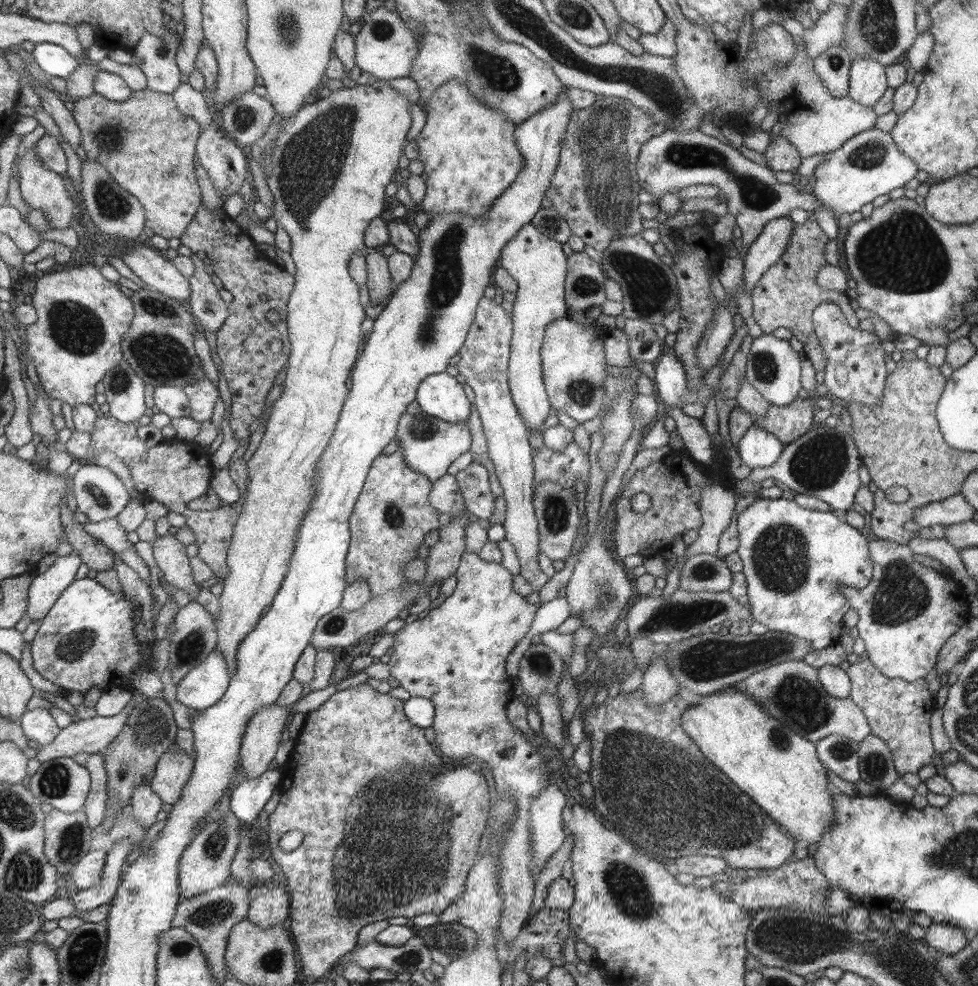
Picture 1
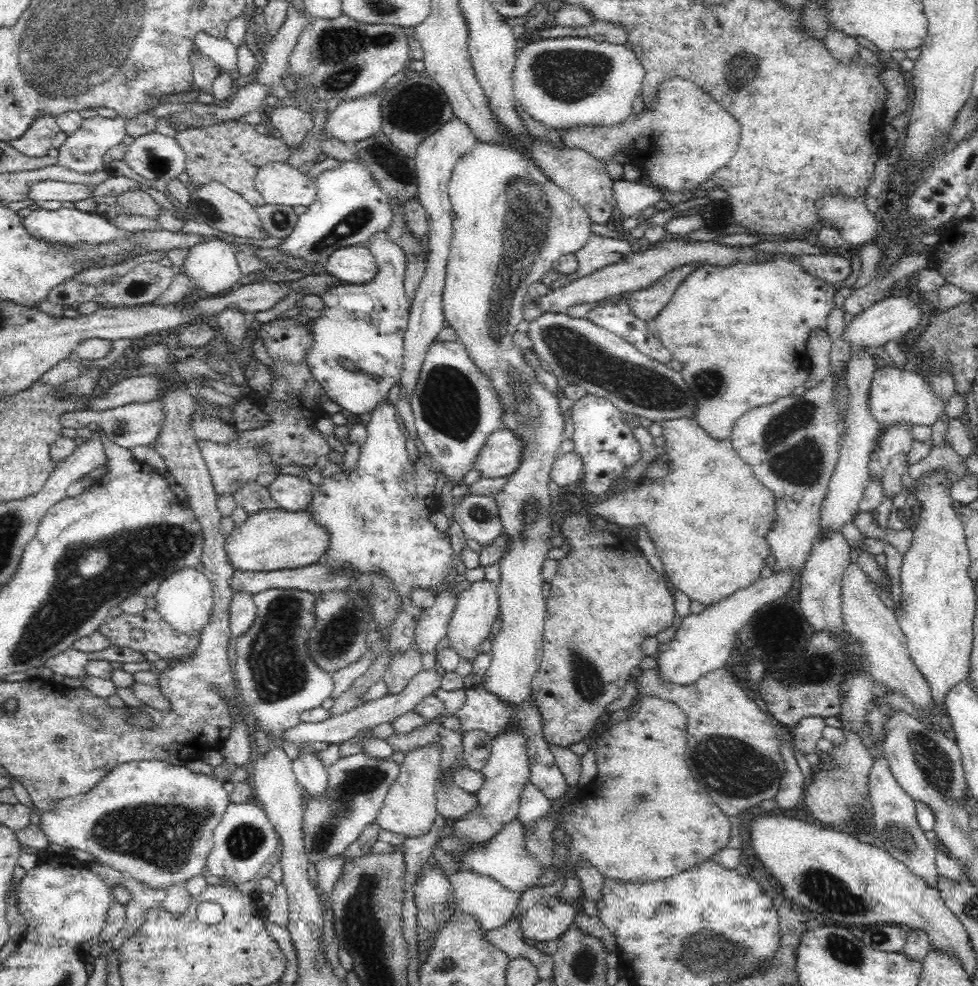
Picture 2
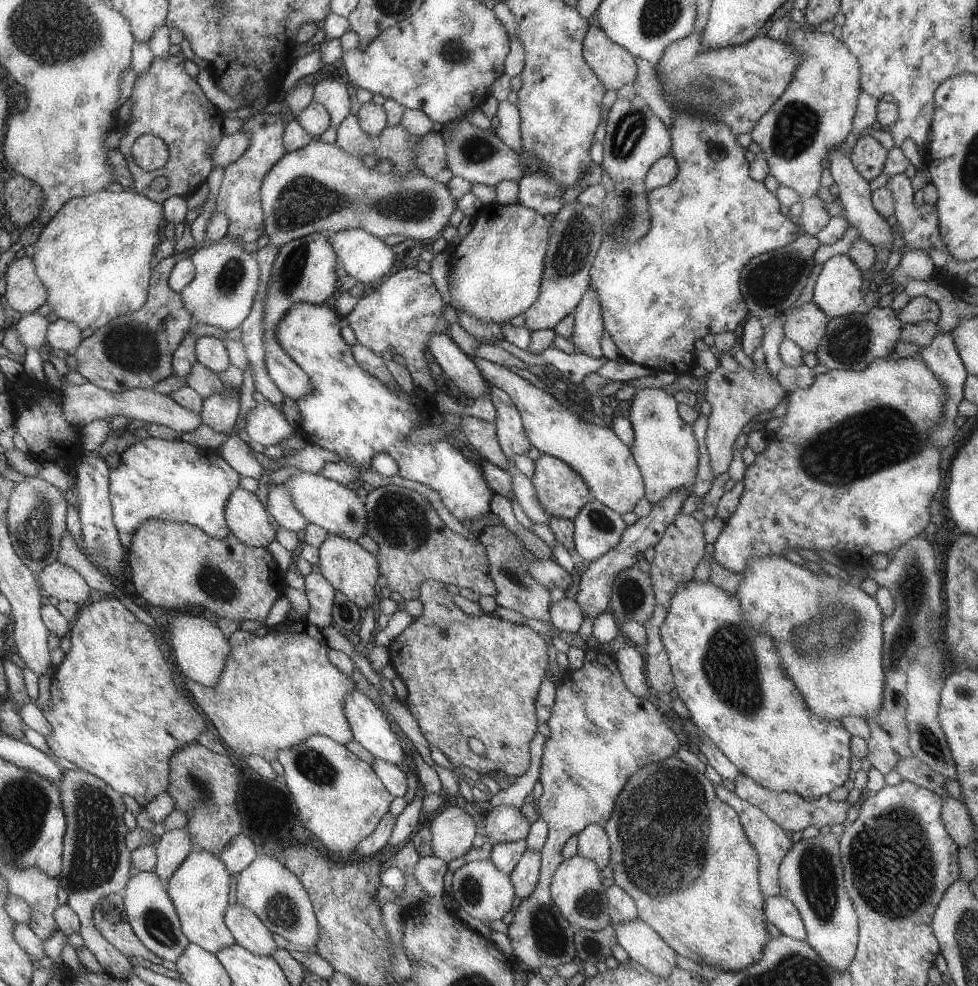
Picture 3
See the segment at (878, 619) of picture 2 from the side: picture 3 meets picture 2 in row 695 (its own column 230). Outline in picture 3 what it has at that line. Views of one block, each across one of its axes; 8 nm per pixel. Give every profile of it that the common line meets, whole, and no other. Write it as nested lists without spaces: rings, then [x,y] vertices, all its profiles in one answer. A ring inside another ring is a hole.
[[[236,903],[228,907],[226,923],[235,935],[236,944],[256,953],[256,956],[272,956],[278,951],[271,929],[252,910]]]

